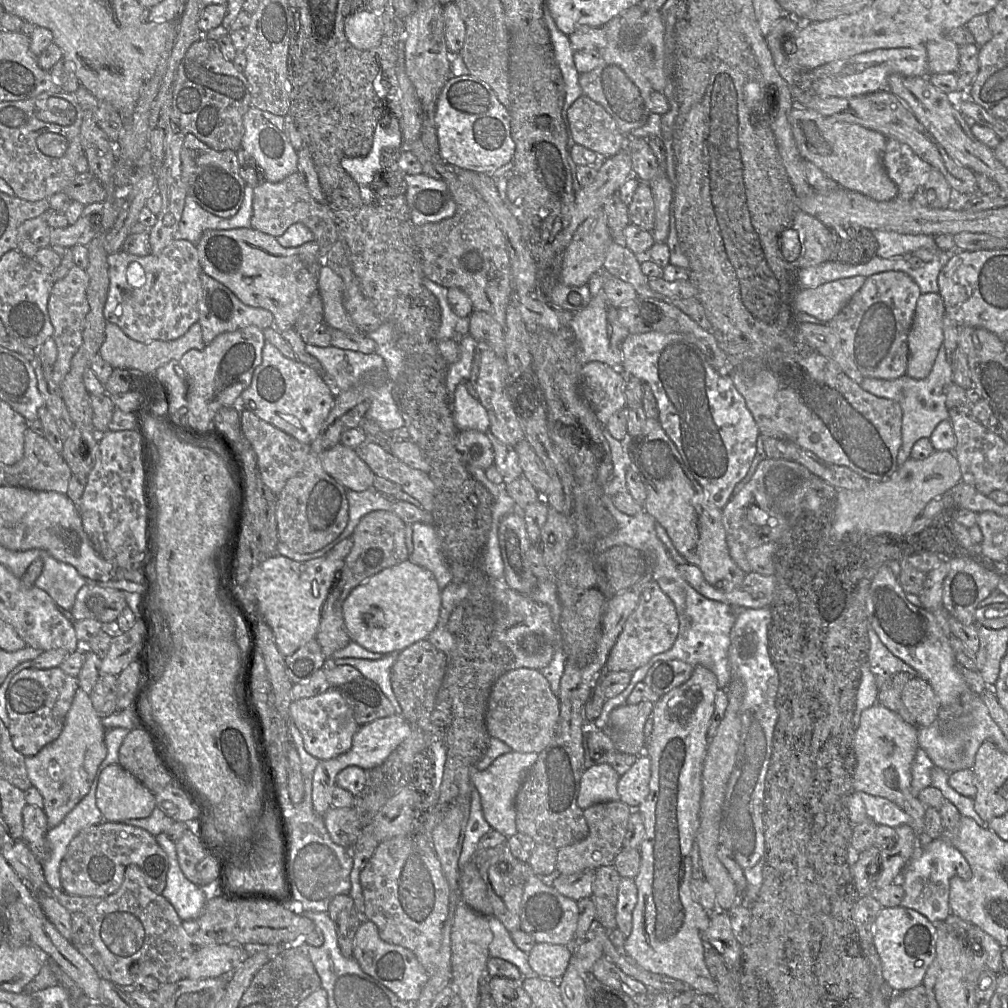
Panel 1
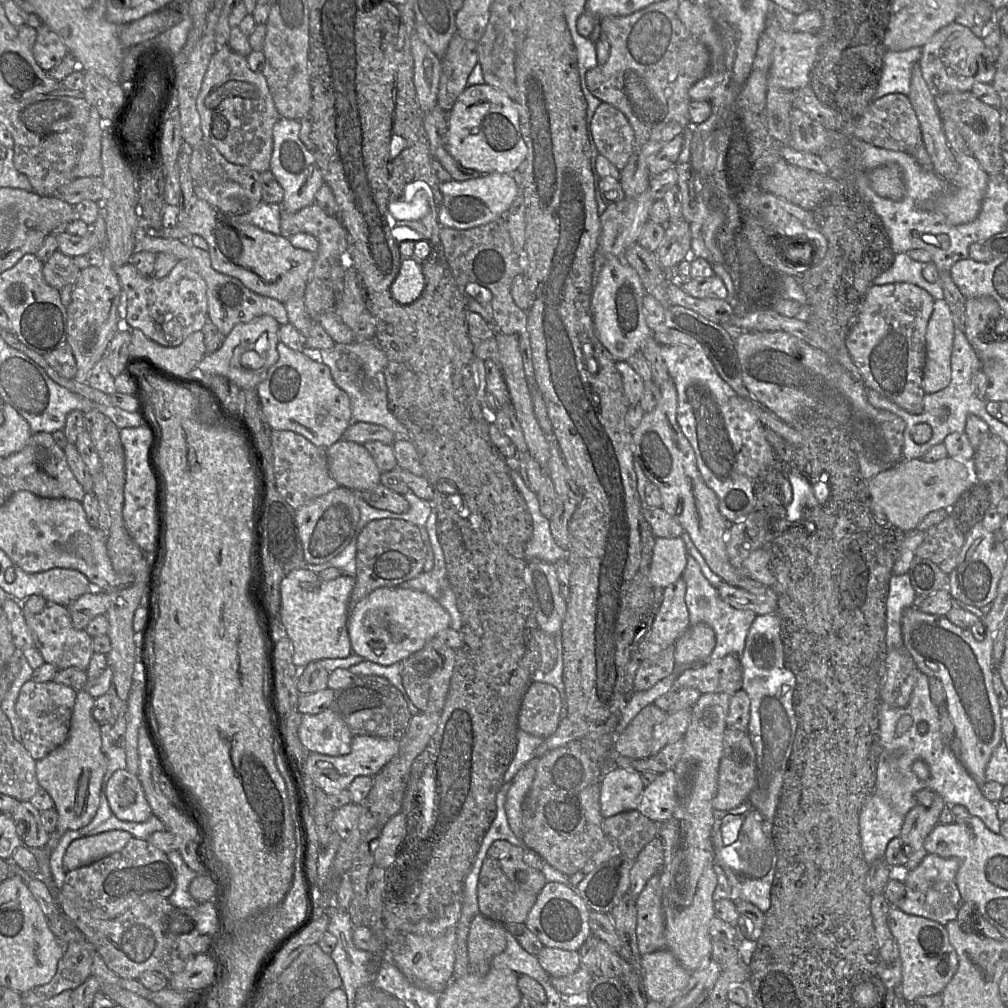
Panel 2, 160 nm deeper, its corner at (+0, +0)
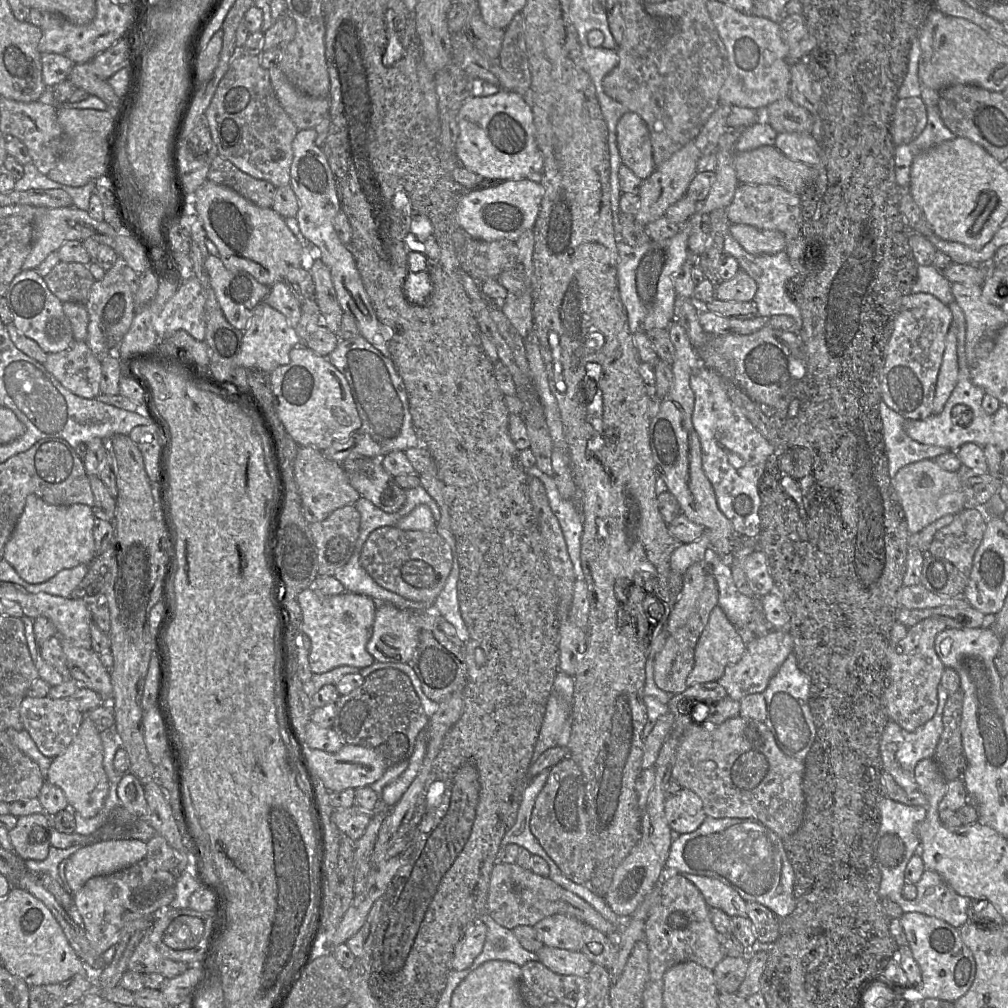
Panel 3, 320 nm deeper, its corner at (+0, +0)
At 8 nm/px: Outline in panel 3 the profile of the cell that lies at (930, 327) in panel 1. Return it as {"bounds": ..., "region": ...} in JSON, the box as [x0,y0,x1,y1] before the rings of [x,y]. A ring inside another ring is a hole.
{"bounds":[933,319,958,414],"region":[[[953,319],[952,325],[947,333],[943,360],[937,378],[933,400],[933,414],[939,414],[943,411],[945,403],[957,384],[958,374],[957,329]]]}

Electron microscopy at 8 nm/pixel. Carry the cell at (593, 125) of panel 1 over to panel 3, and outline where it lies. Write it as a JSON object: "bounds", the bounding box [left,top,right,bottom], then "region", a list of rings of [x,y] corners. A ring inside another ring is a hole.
{"bounds":[617,111,656,180],"region":[[[628,111],[617,123],[617,146],[622,164],[644,180],[656,169],[649,130],[639,114]]]}

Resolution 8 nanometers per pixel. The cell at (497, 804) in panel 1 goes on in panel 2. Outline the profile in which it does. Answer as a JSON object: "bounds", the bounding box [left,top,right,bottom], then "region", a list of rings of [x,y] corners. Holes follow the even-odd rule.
{"bounds":[505,758,538,839],"region":[[[534,758],[518,771],[511,782],[506,783],[505,812],[511,830],[520,839],[523,839],[522,806],[531,788],[537,763],[538,758]]]}

